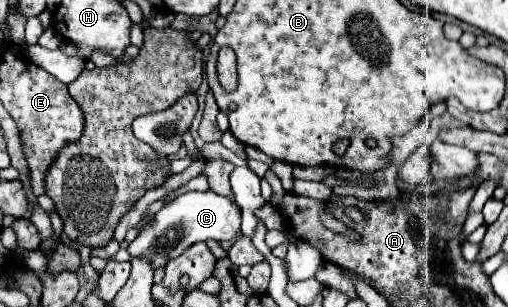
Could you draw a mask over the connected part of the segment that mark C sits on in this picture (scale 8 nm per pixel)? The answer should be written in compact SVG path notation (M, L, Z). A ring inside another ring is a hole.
M212 190L207 192L188 192L172 202L168 202L162 210L154 214L154 218L148 222L148 226L136 236L134 242L128 244L128 254L132 258L146 258L154 270L168 264L168 260L178 258L186 248L190 248L196 242L206 240L230 240L236 232L240 232L240 208L220 196L214 196ZM162 238L170 238L170 248L162 246Z

